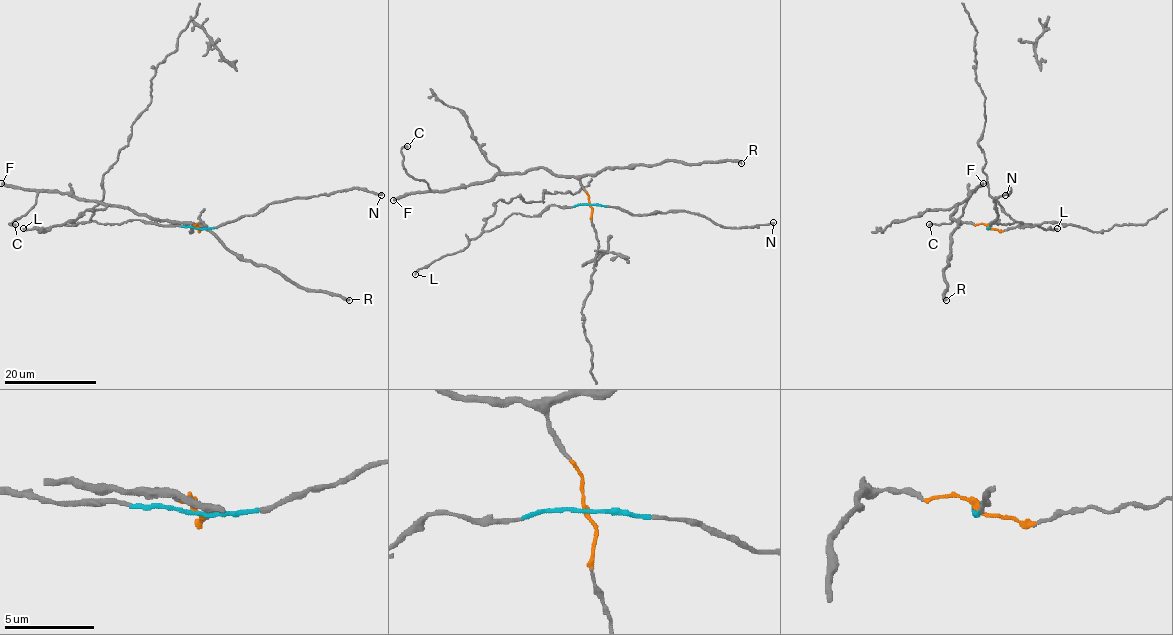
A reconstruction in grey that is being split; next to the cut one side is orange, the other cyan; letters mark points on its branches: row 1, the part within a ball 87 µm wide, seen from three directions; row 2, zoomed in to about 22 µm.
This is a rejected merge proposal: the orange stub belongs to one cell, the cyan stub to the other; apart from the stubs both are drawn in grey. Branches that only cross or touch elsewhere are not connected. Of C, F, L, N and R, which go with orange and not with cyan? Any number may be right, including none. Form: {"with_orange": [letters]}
{"with_orange": ["C", "F", "R"]}

